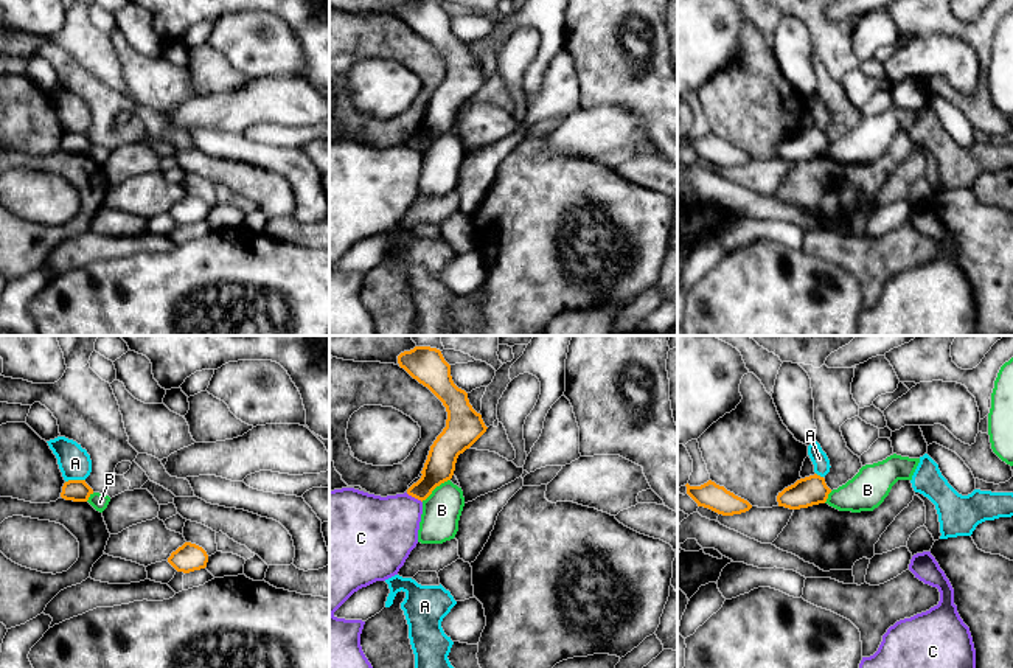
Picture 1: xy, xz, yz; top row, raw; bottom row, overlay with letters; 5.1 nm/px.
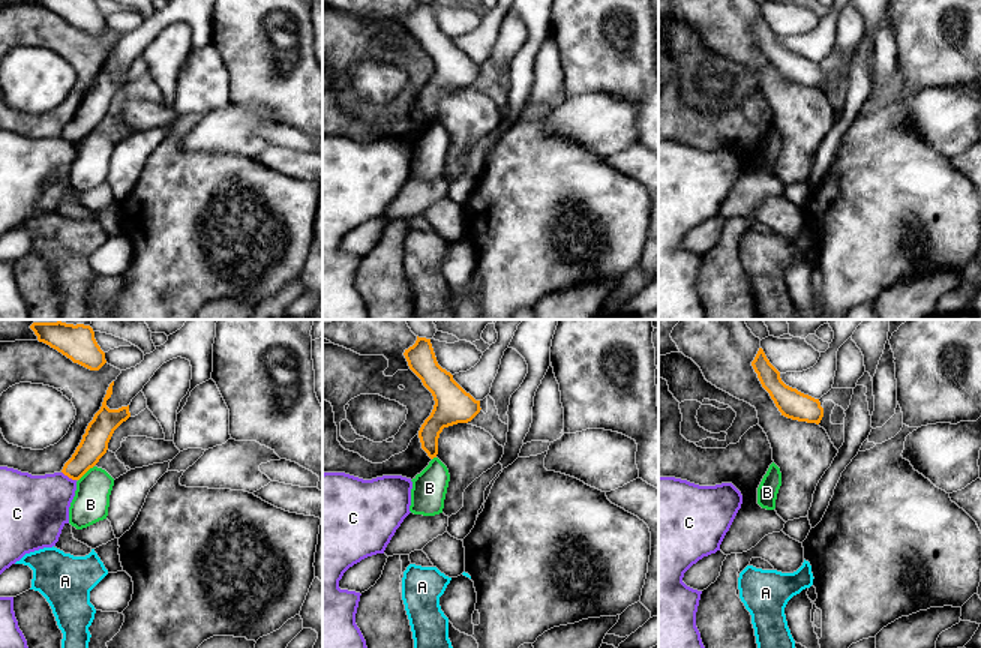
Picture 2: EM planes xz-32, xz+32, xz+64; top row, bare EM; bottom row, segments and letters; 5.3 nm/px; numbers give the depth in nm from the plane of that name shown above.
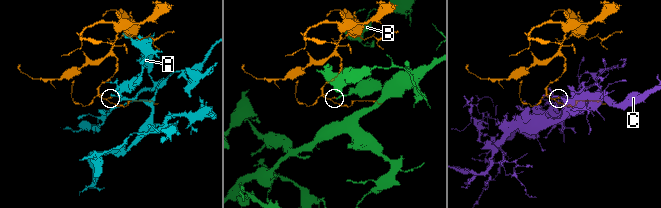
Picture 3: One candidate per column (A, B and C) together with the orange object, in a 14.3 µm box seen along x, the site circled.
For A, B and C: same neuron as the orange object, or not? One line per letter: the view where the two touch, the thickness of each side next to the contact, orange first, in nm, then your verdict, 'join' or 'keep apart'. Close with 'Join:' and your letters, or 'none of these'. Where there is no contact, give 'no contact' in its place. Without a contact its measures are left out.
A: xy | 110/170 nm | keep apart
B: xz | 160/200 nm | keep apart
C: xz | 160/360 nm | keep apart
Join: none of these

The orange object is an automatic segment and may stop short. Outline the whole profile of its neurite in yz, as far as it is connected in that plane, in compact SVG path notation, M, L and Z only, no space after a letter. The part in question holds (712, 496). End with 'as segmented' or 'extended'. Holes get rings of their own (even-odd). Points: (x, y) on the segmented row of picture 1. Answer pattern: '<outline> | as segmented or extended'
M712 480L701 486L690 486L688 483L685 486L687 494L698 503L698 506L708 508L722 516L741 514L752 508L747 500L735 496Z | as segmented

